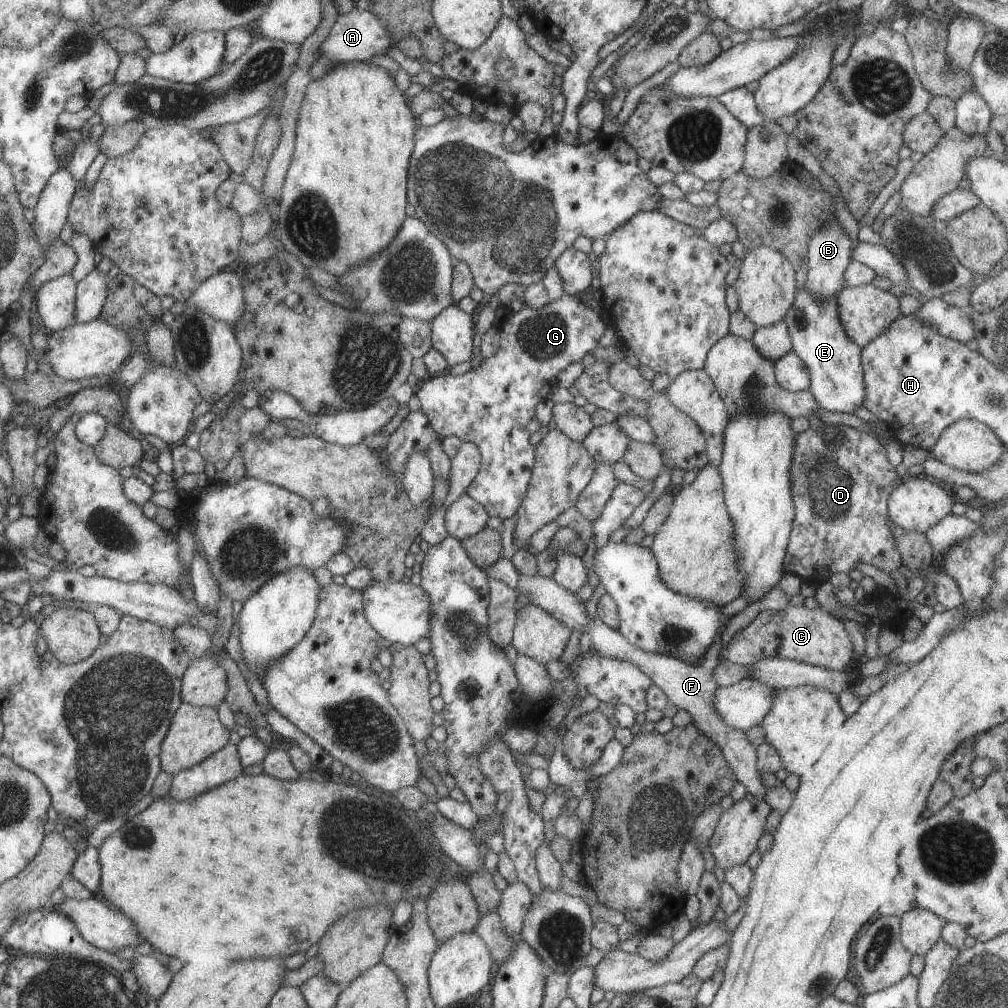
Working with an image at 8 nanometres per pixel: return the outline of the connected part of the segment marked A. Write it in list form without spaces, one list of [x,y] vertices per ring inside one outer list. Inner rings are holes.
[[[351,9],[347,14],[339,15],[335,24],[320,44],[321,56],[331,61],[368,61],[373,56],[385,55],[385,50],[395,46],[394,40],[385,29],[385,25],[369,10]]]

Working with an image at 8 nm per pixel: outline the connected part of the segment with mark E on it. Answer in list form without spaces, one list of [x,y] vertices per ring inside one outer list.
[[[805,287],[794,292],[793,302],[784,316],[792,351],[807,369],[808,389],[817,404],[826,411],[851,413],[861,406],[865,394],[860,361],[861,348],[845,334],[838,317],[835,296],[818,301]]]

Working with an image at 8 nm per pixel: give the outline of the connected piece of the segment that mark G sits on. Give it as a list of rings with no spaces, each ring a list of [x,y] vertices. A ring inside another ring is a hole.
[[[561,295],[557,300],[549,301],[545,306],[538,309],[532,309],[529,307],[521,307],[517,312],[510,311],[509,314],[504,316],[504,319],[499,322],[497,327],[500,344],[494,356],[488,359],[482,359],[478,366],[469,369],[462,375],[452,376],[447,371],[439,375],[428,376],[428,378],[419,382],[415,388],[415,395],[419,399],[421,404],[421,412],[428,418],[429,424],[436,434],[442,439],[443,437],[456,436],[460,441],[472,442],[480,452],[481,462],[477,474],[474,479],[465,488],[465,493],[469,495],[475,502],[481,504],[485,509],[488,517],[497,517],[508,519],[513,517],[517,508],[521,504],[523,497],[525,496],[529,481],[531,480],[531,468],[535,459],[535,452],[533,445],[529,444],[529,435],[540,427],[539,422],[535,419],[535,405],[539,401],[546,399],[549,389],[555,384],[556,374],[563,370],[568,364],[581,362],[581,358],[585,356],[586,352],[590,352],[593,348],[598,346],[598,340],[602,337],[604,330],[609,327],[610,324],[603,319],[602,314],[594,312],[587,308],[580,301],[580,295]]]

